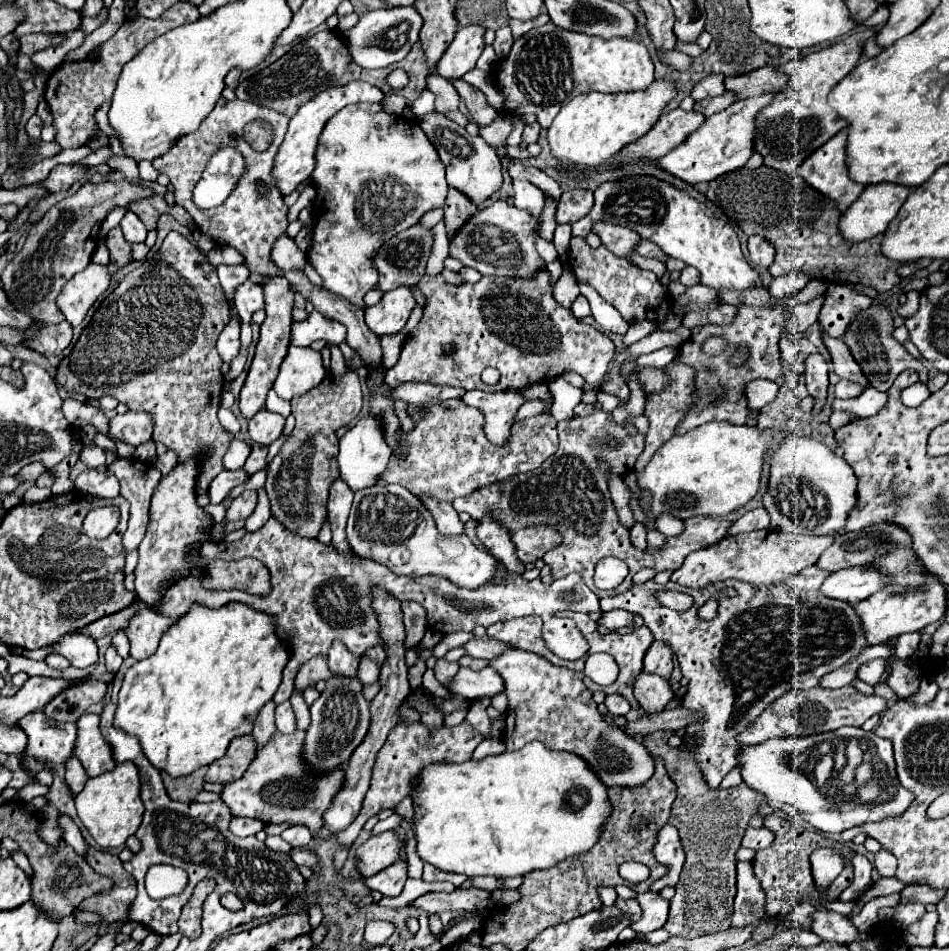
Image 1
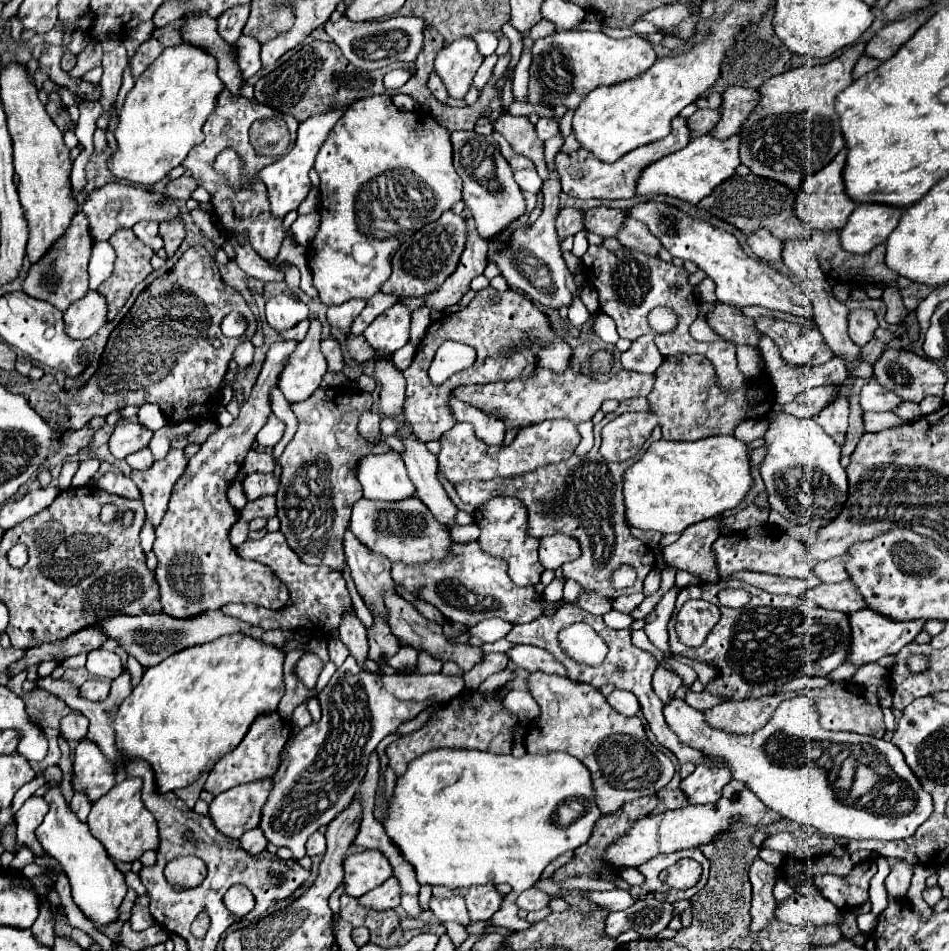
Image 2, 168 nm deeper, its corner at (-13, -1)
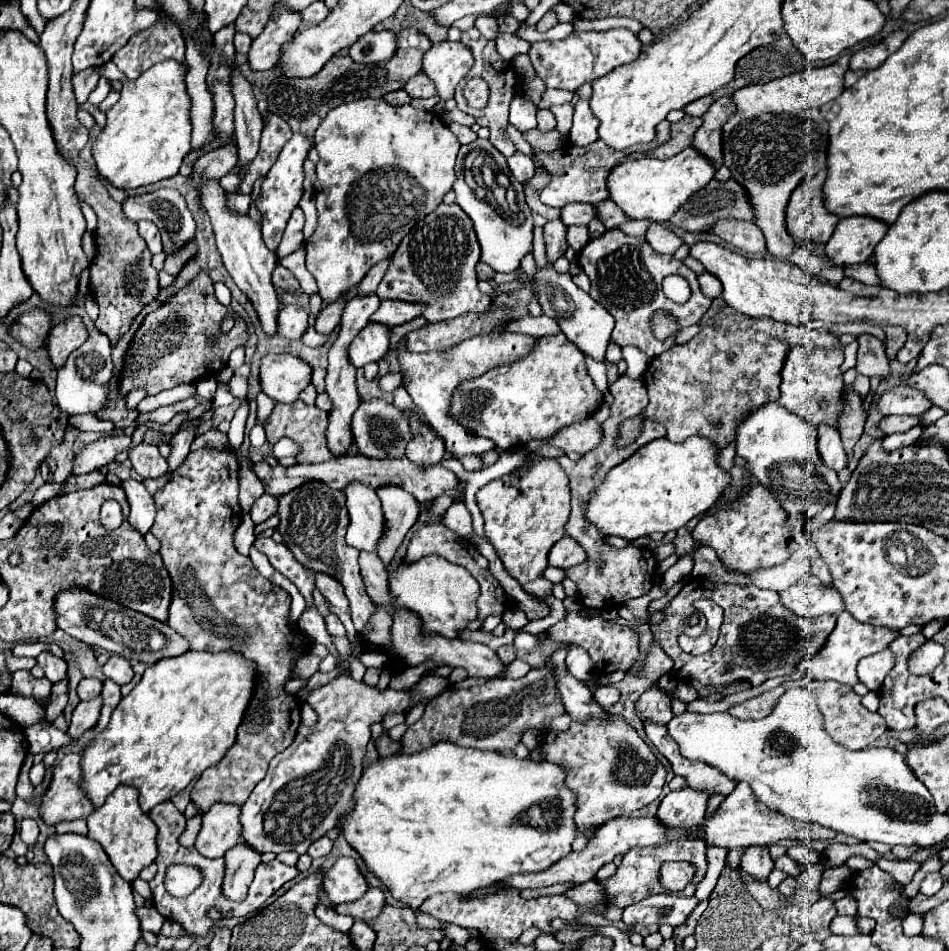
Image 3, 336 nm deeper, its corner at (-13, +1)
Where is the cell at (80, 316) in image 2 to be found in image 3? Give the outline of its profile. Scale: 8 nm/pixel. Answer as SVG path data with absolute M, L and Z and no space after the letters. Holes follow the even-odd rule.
M70 316L56 324L48 336L48 356L54 368L62 366L68 354L80 348L88 338L88 328L80 316Z

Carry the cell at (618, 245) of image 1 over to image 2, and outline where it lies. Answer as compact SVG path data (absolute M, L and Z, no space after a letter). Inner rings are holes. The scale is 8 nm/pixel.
M596 206L584 212L584 228L602 236L602 238L610 238L616 236L616 232L622 226L622 220L626 218L626 212L616 210L616 208L608 208L608 206Z

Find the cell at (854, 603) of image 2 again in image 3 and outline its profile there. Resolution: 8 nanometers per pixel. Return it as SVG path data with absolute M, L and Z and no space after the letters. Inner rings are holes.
M794 584L780 592L782 604L788 610L804 618L814 618L822 614L840 614L846 610L842 594L834 586L814 586L814 584Z

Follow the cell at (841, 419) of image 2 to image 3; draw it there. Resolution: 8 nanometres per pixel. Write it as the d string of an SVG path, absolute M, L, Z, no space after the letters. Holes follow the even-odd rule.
M820 424L818 426L818 436L820 436L820 454L822 460L834 468L836 472L840 472L846 466L846 450L840 438L840 432L832 426Z

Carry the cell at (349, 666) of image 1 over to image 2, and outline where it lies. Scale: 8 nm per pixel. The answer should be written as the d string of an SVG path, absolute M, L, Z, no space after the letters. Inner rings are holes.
M350 608L350 612L346 612L346 616L342 616L342 628L338 628L338 630L340 630L342 642L348 646L350 654L362 666L364 660L368 658L368 638L366 638L366 628L360 622L360 618L356 616L354 608Z

